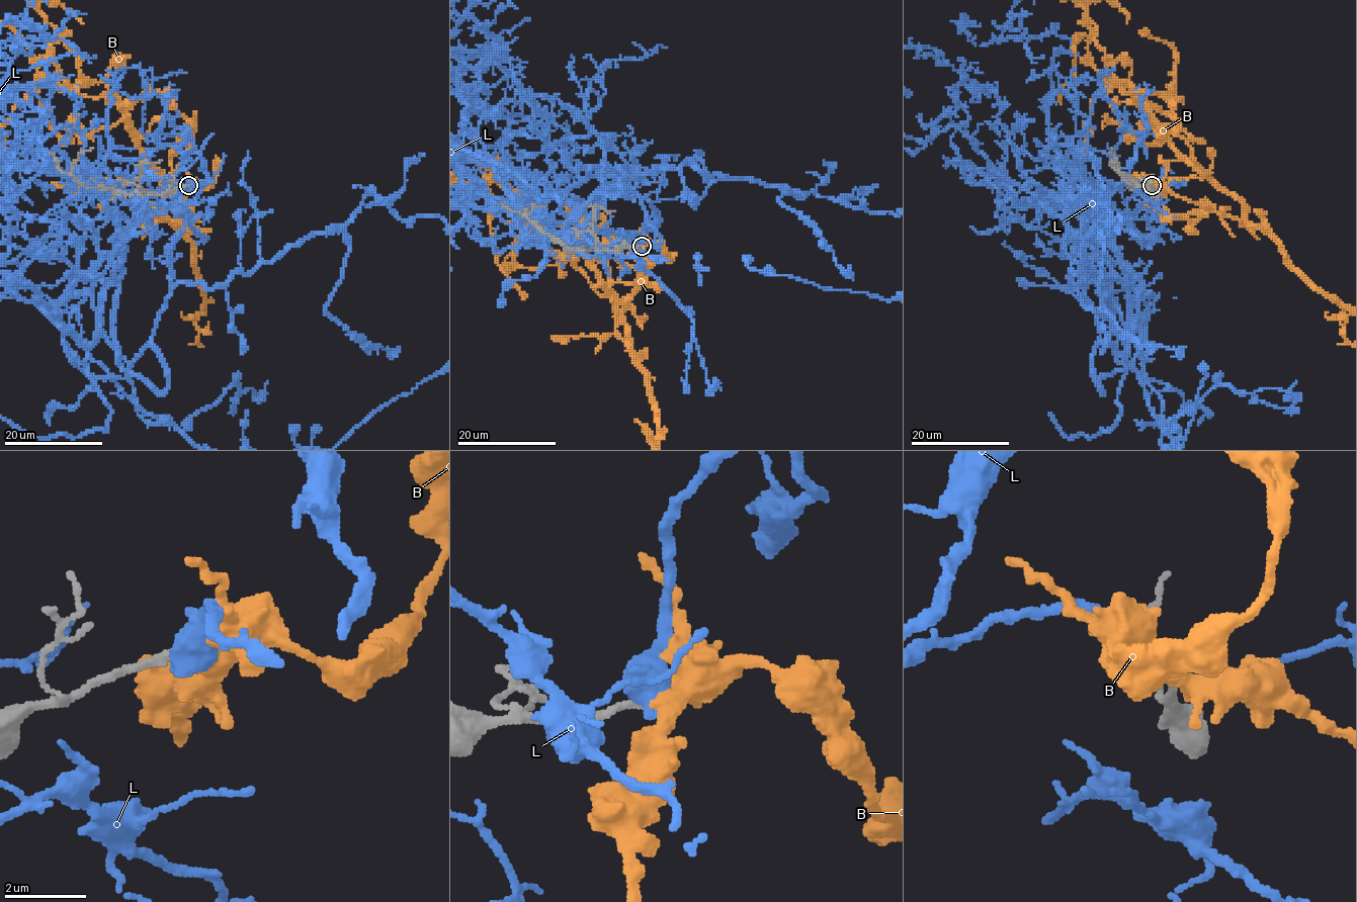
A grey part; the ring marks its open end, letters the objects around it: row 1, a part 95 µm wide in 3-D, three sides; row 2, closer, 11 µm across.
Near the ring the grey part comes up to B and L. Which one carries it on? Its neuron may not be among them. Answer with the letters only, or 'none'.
none

